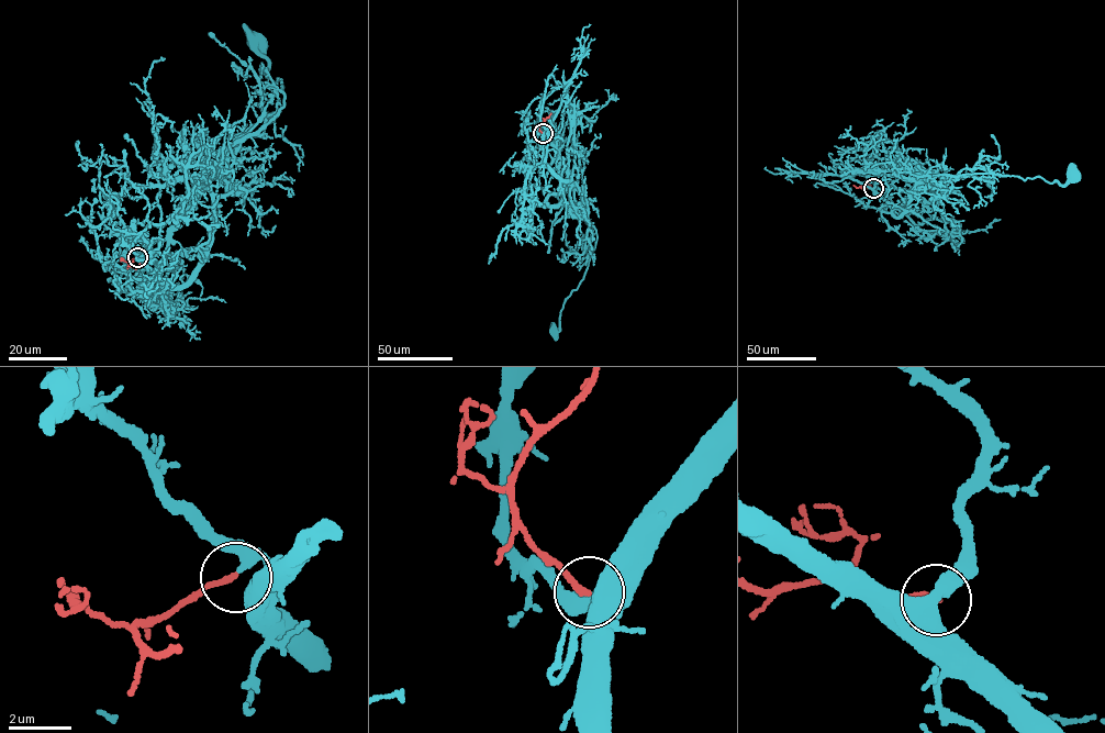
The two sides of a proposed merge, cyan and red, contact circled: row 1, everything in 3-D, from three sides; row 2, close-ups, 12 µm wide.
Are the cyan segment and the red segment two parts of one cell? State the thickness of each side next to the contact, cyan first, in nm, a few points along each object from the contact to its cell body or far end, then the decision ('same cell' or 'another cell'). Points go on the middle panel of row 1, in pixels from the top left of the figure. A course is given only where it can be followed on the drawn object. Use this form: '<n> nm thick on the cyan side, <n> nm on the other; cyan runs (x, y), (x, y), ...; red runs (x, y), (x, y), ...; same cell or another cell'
340 nm thick on the cyan side, 190 nm on the other; cyan runs (543, 133), (543, 157), (557, 176), (572, 178), (575, 201), (596, 232), (583, 279), (566, 300), (554, 331); red runs (543, 133), (539, 128), (551, 113); same cell

